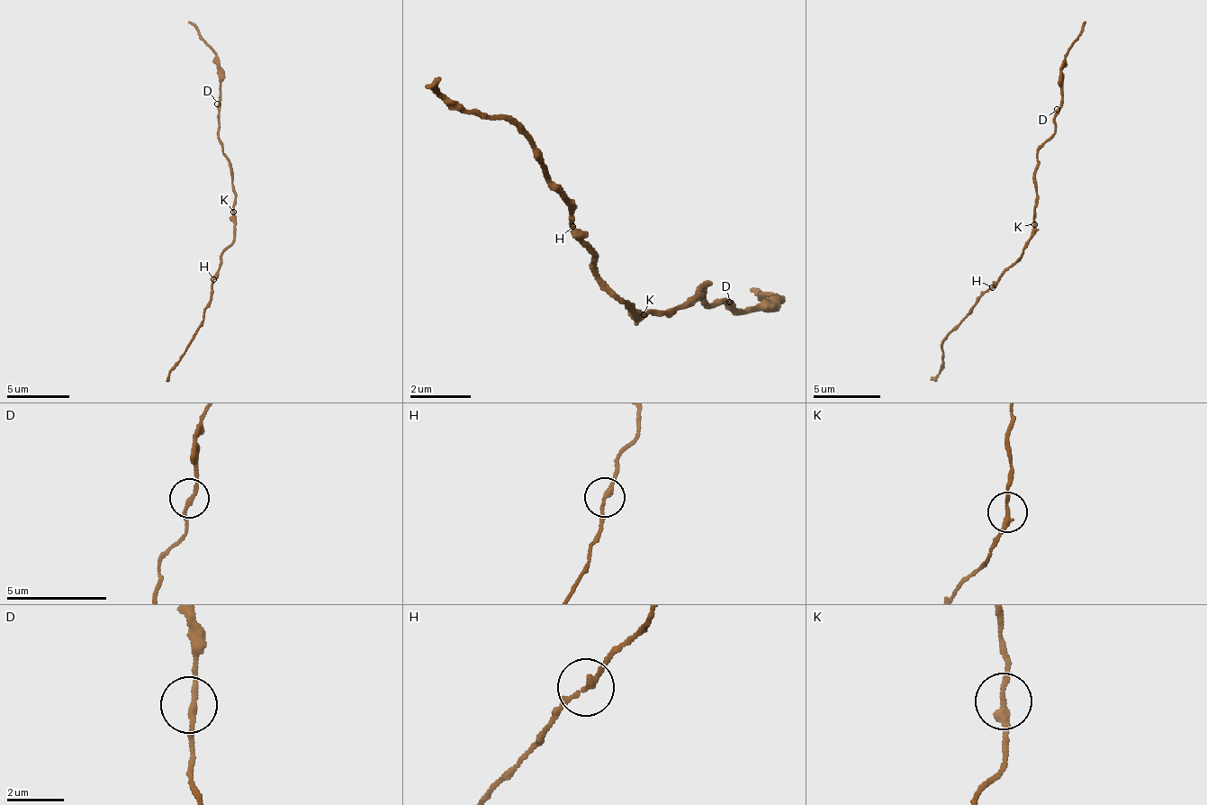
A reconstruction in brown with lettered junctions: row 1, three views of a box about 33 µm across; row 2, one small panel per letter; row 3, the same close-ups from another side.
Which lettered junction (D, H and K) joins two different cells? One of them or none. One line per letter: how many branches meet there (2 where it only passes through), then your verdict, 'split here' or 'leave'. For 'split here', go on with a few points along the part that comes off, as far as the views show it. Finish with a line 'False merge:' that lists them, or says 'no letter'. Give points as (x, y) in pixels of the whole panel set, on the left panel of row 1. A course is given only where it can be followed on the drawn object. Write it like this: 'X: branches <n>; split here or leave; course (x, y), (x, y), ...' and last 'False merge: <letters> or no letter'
D: branches 2; leave
H: branches 2; leave
K: branches 2; leave
False merge: no letter

